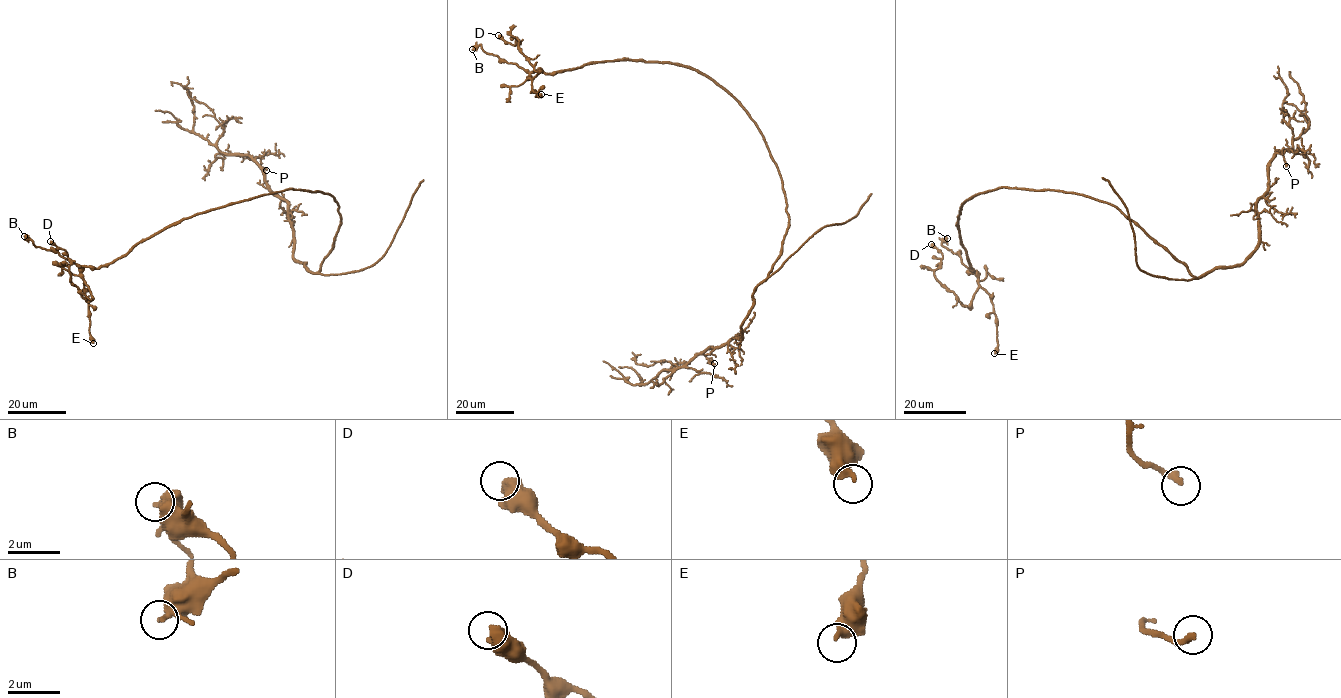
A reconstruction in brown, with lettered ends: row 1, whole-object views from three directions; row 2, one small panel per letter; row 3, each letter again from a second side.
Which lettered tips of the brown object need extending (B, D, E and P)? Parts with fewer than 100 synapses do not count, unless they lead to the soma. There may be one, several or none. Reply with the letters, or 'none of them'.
none of them

